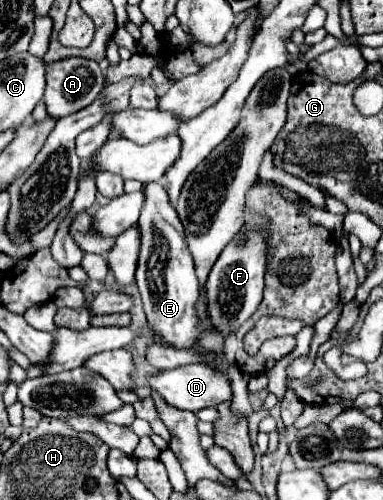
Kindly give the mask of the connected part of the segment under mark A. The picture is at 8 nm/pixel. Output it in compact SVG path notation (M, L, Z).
M67 58L61 62L47 64L47 88L45 88L45 106L49 118L65 118L69 114L75 114L77 110L83 110L89 106L97 94L101 92L105 82L105 76L99 70L99 64L89 60L89 58Z

